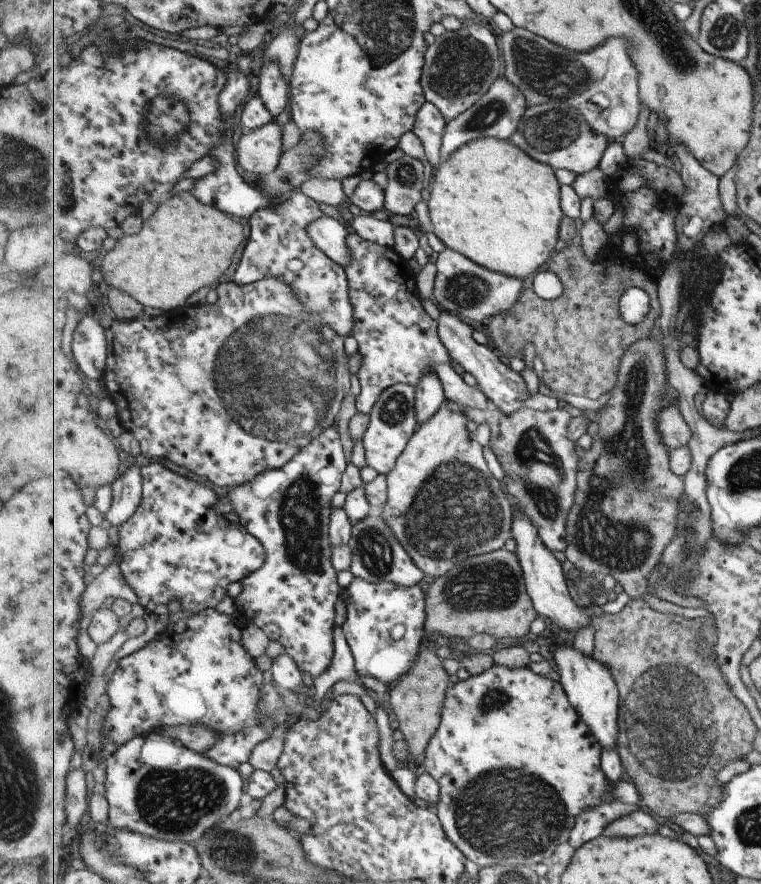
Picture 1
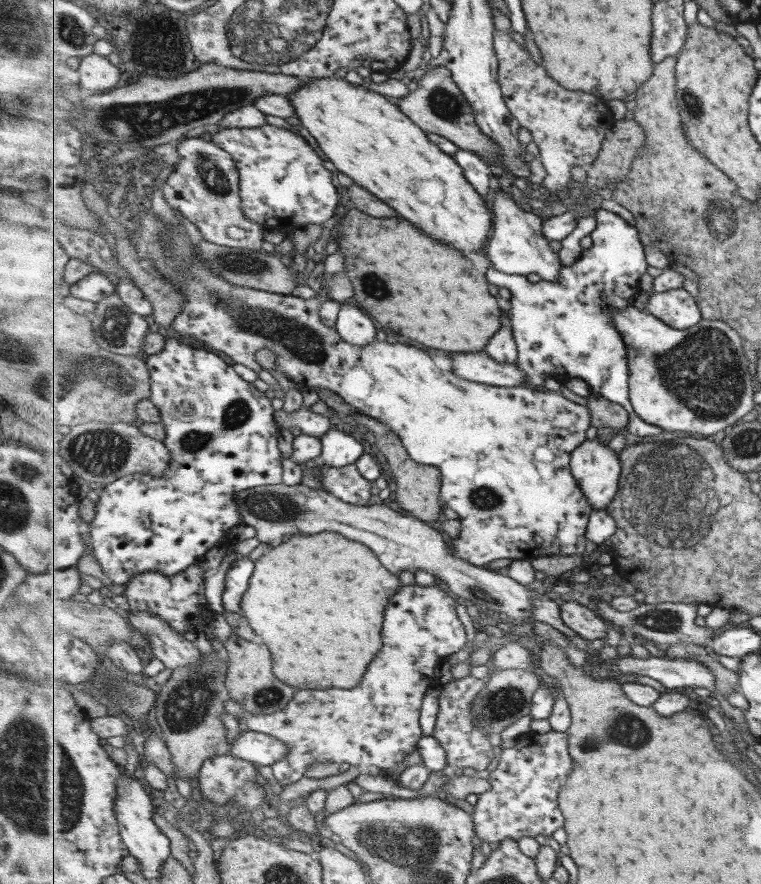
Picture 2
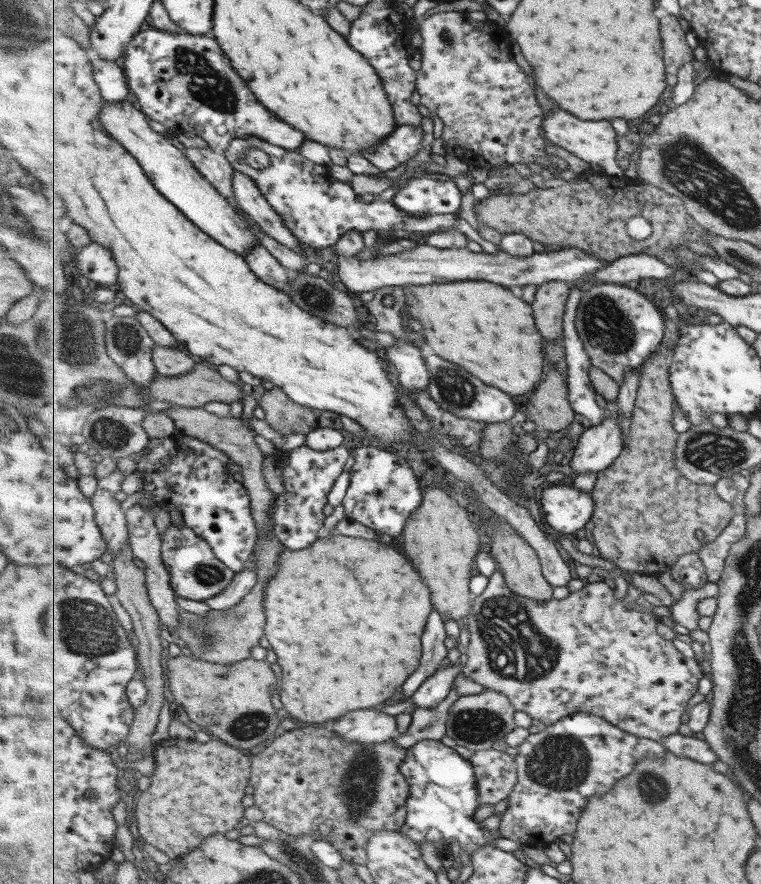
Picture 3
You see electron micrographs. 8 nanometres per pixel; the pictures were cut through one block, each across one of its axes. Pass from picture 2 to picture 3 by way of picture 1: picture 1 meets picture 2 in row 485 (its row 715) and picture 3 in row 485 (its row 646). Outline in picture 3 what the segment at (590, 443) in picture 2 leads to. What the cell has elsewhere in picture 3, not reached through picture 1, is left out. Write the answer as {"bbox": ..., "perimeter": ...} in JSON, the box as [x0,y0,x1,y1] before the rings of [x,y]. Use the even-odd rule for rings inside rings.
{"bbox":[539,484,595,537],"perimeter":[[[573,484],[554,485],[541,496],[539,505],[546,515],[546,523],[560,535],[572,537],[593,521],[595,498]]]}

